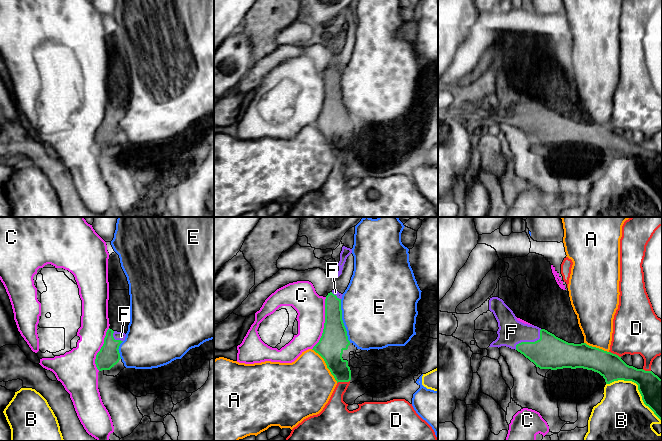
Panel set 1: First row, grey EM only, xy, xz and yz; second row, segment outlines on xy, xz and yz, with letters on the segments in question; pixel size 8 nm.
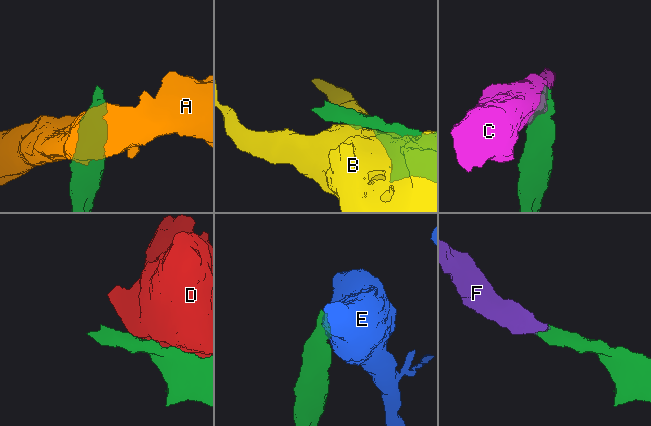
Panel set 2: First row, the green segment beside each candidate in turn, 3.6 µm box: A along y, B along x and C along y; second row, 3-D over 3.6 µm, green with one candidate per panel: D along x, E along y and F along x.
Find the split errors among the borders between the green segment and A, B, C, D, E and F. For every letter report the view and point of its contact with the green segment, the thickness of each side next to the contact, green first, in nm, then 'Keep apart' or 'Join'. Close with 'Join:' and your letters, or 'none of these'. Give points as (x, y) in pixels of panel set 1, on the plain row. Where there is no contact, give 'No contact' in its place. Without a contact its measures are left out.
A: Touches green at xz (326, 140). Thickness 220 nm (green) against 440 nm. Keep apart
B: Touches green at yz (638, 164). Thickness 280 nm (green) against 400 nm. Keep apart
C: Touches green at xz (324, 99). Thickness 220 nm (green) against 220 nm. Keep apart
D: Touches green at xz (343, 157). Thickness 160 nm (green) against 190 nm. Keep apart
E: Touches green at xz (342, 97). Thickness 220 nm (green) against 500 nm. Keep apart
F: Touches green at yz (530, 118). Thickness 280 nm (green) against 220 nm. Join
Join: F

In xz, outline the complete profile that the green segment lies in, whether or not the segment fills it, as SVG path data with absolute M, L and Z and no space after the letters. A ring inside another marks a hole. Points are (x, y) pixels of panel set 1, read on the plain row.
M332 66L325 75L325 99L319 118L313 123L325 137L327 144L338 158L349 158L351 146L348 137L342 134L350 117L342 96L341 69Z

